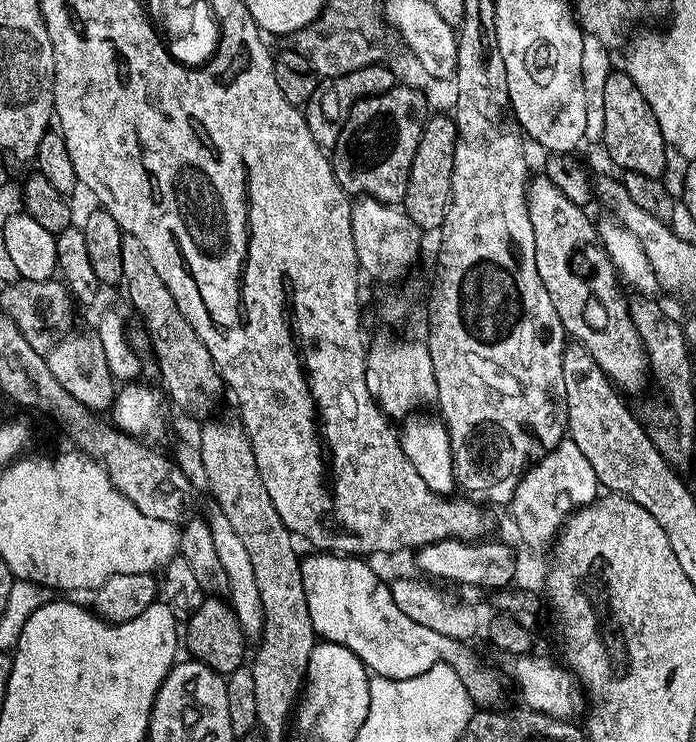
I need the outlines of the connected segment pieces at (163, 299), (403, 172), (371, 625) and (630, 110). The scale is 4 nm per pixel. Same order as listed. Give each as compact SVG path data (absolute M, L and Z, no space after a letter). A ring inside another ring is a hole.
M125 235L122 242L122 274L123 287L128 288L128 300L140 311L144 319L144 328L148 331L148 340L156 360L160 363L160 376L168 387L168 394L173 402L184 412L196 416L199 412L208 412L220 400L220 395L226 392L226 385L220 379L220 371L216 369L214 358L210 358L210 350L194 334L194 326L186 322L182 310L178 310L178 302L174 302L174 294L162 282L158 270L150 262L150 254L138 242L138 238Z
M397 86L358 101L344 119L336 147L330 152L332 175L340 190L347 192L352 198L367 198L383 204L399 205L406 194L410 166L414 166L414 150L418 150L418 138L422 138L424 122L429 115L428 100L416 88Z
M320 550L317 556L304 556L300 561L302 570L302 590L306 590L306 610L310 610L312 629L316 631L321 641L330 644L346 646L360 659L369 673L385 676L391 680L414 678L418 674L426 674L436 664L448 664L462 678L462 686L470 694L470 698L480 706L496 706L501 702L500 695L504 692L504 684L500 676L488 664L483 664L474 653L468 649L467 643L446 638L446 634L438 634L419 622L413 622L394 603L389 581L383 580L370 565L367 559L357 558L352 554L333 554L328 550Z
M624 70L612 71L610 78L606 78L606 94L602 94L602 102L606 110L602 144L608 147L609 158L624 172L661 177L666 170L666 154L670 148L664 143L664 135L658 126L658 118L654 118L654 110L650 110L650 102L646 102L642 90L634 86L634 78L630 78Z

